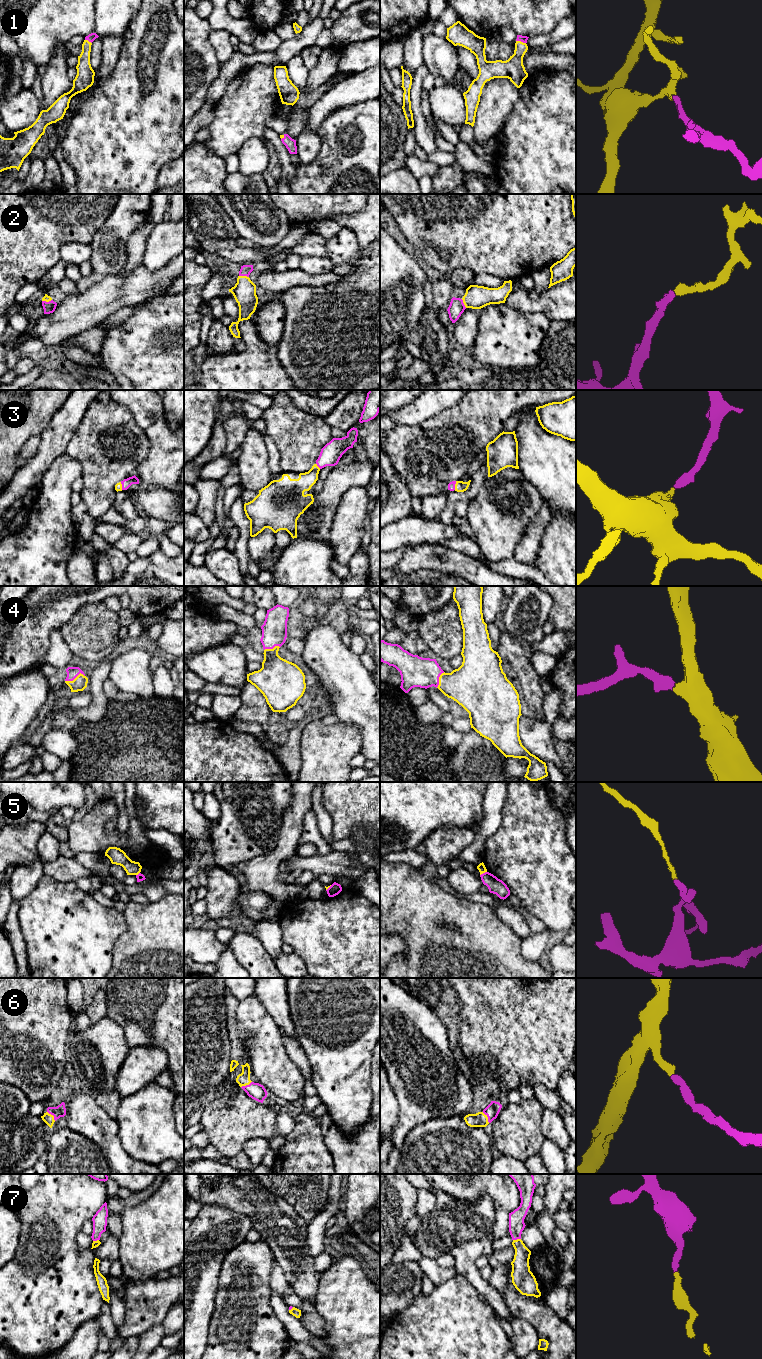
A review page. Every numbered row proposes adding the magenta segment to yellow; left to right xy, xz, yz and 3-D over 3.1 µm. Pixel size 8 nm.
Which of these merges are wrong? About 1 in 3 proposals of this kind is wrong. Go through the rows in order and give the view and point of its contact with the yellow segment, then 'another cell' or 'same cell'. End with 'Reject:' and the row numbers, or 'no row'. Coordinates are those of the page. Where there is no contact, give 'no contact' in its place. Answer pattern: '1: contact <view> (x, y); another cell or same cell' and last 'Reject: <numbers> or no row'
1: contact yz (520, 41); same cell
2: contact xz (244, 276); same cell
3: contact yz (455, 485); same cell
4: contact xy (75, 678); same cell
5: contact yz (483, 872); another cell
6: contact yz (487, 1117); same cell
7: contact yz (517, 1239); same cell
Reject: 5

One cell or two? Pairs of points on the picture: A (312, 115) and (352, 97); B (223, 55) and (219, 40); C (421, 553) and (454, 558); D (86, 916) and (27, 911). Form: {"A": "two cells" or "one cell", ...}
{"A": "one cell", "B": "one cell", "C": "one cell", "D": "one cell"}

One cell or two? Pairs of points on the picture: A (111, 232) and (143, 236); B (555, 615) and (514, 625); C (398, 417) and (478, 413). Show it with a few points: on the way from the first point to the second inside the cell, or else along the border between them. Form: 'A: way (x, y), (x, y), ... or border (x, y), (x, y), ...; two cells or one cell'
A: border (146, 216), (127, 239), (126, 257); two cells
B: border (550, 596), (552, 607), (547, 618); two cells
C: border (456, 404), (414, 426); two cells

